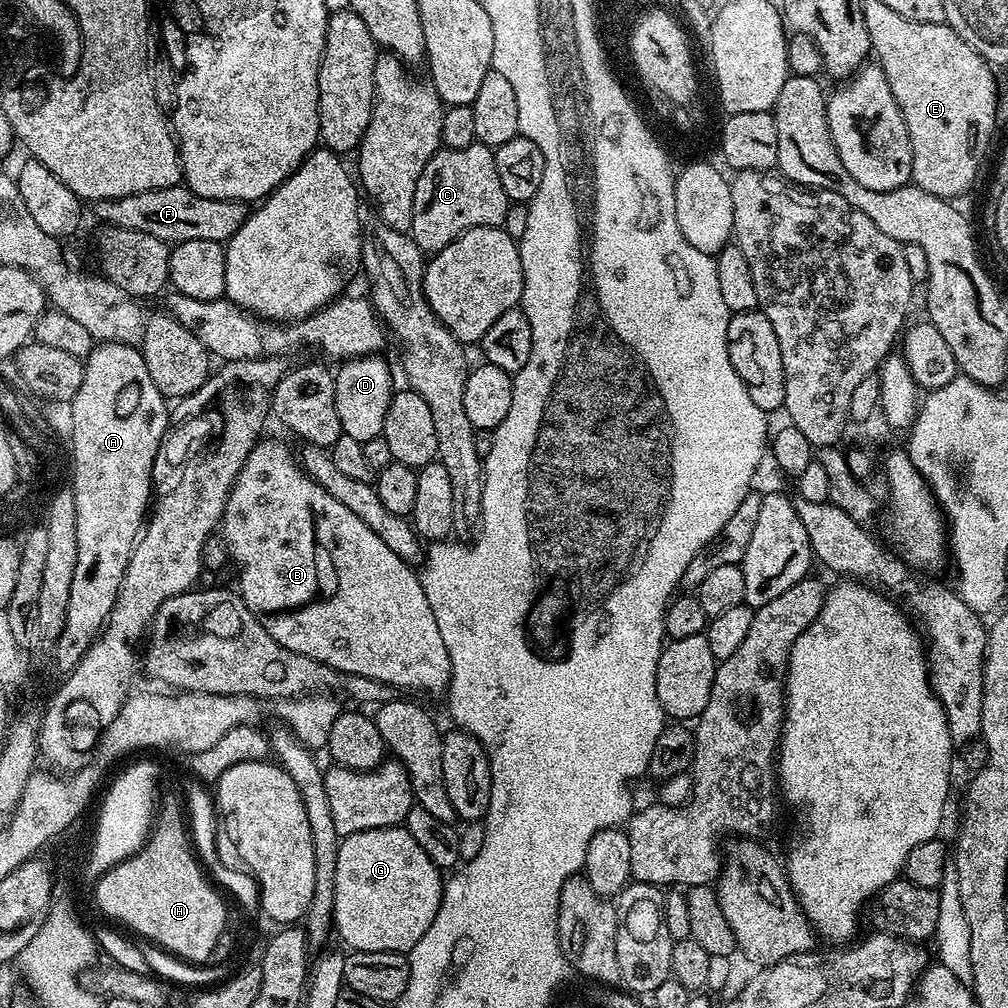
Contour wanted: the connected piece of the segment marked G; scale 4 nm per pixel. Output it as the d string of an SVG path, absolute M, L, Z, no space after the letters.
M407 827L362 830L343 837L336 852L332 907L335 935L340 935L345 949L354 952L407 954L430 930L445 883L440 867L414 842Z

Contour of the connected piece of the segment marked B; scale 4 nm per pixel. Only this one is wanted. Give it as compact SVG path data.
M267 438L257 440L254 450L246 458L228 495L222 521L222 539L228 545L231 563L233 565L236 563L240 567L240 585L238 585L240 596L246 602L248 609L262 622L262 626L266 626L270 638L286 646L286 650L306 654L306 658L314 658L326 666L337 668L340 672L390 683L399 690L409 688L412 692L443 693L447 689L448 682L452 678L450 654L446 654L446 642L442 642L438 622L434 622L434 610L430 610L430 602L426 602L426 594L420 585L417 569L409 561L398 558L398 554L394 554L394 550L390 550L390 546L386 546L386 542L382 542L382 538L378 538L378 534L374 534L374 530L370 530L370 526L366 526L366 522L362 522L362 518L358 518L354 510L342 506L338 498L334 498L322 485L314 482L314 478L310 478L300 467L294 452L291 452L282 441L267 440Z

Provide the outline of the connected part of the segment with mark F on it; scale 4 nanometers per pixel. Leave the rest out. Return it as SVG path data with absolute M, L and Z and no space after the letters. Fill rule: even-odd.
M183 183L169 188L146 190L142 194L130 194L126 198L97 200L94 208L97 218L102 222L101 225L154 234L154 238L169 246L191 240L224 244L231 236L238 234L250 211L245 201L202 198L191 192Z

